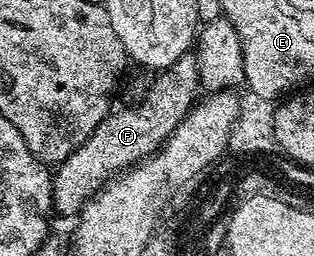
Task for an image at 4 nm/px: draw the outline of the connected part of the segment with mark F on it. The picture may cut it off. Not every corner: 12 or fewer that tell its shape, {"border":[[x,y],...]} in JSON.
{"border":[[178,56],[138,106],[111,111],[59,163],[57,215],[79,215],[116,174],[155,154],[200,92]]}

